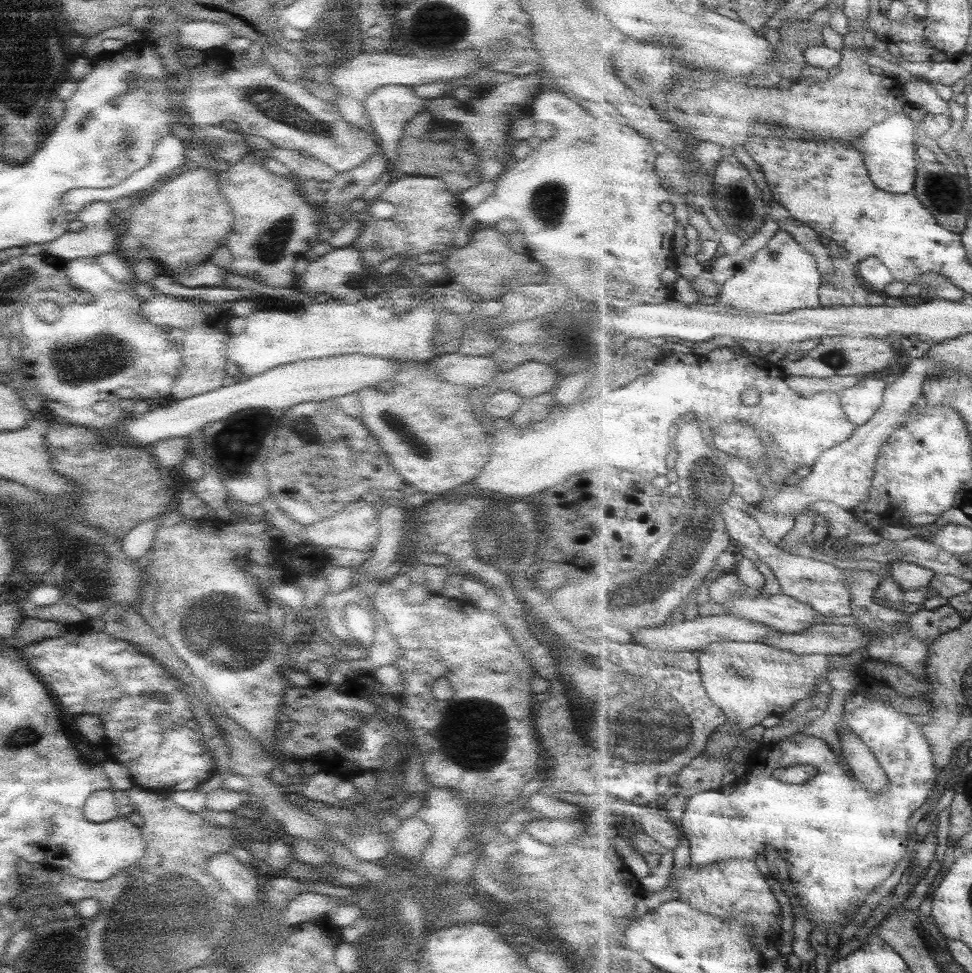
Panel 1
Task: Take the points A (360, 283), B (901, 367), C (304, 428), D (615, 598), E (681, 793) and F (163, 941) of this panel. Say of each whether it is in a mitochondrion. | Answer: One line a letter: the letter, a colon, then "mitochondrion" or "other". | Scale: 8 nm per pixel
A: mitochondrion
B: other
C: mitochondrion
D: mitochondrion
E: other
F: mitochondrion

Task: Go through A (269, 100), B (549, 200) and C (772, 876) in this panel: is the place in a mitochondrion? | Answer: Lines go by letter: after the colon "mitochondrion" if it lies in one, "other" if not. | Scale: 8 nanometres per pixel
A: mitochondrion
B: mitochondrion
C: other

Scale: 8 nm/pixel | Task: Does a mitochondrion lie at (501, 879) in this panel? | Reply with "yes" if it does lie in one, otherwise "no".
yes

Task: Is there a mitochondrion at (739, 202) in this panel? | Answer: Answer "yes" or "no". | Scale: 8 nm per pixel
yes

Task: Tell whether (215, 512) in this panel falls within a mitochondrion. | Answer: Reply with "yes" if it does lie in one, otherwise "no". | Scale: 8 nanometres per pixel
no

